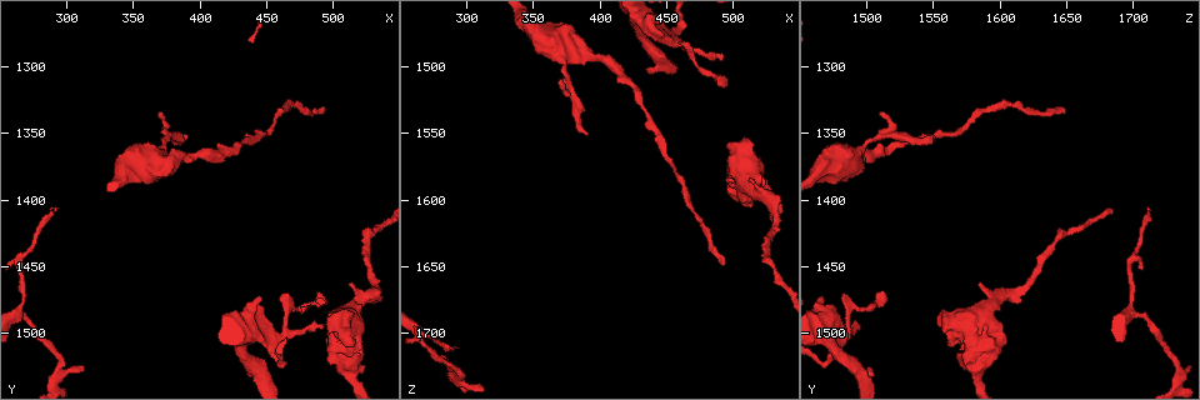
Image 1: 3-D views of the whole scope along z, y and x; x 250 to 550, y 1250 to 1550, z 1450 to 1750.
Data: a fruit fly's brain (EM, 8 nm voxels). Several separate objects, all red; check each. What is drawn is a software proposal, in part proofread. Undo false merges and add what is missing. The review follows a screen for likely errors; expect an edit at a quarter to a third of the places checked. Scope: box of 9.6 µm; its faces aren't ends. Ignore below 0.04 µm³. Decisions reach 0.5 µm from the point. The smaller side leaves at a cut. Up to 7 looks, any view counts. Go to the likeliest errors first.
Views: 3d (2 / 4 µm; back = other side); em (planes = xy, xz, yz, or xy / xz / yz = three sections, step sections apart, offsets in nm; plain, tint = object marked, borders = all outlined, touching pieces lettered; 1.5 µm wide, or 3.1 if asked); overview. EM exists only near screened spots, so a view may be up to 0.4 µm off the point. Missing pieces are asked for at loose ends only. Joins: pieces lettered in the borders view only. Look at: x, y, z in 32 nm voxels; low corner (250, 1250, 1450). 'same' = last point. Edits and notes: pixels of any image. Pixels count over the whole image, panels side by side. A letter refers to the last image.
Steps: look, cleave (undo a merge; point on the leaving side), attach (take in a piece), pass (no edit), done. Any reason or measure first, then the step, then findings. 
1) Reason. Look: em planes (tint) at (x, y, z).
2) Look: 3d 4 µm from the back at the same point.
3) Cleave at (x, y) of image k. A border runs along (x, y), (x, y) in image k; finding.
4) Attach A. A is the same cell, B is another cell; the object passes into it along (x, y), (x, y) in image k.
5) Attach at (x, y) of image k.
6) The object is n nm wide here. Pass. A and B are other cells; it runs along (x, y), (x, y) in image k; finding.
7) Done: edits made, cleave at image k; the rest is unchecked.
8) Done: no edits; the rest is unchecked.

Free end. Look: 3d 4 µm at (392, 1354, 1552).

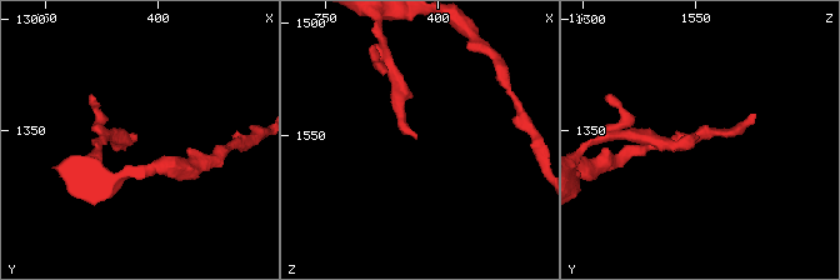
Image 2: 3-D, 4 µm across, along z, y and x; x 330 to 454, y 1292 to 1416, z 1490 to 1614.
Now the EM. Look: em planes (plain) at (390, 1353, 1550).

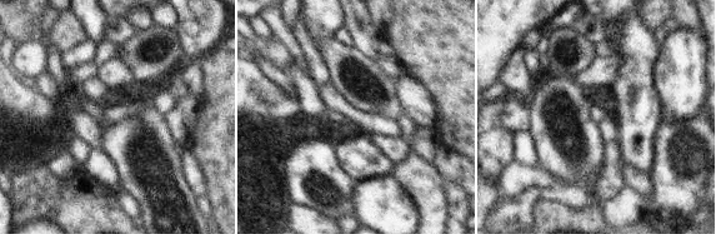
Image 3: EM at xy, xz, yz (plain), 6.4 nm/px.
Look: em planes (borders) at the same point.

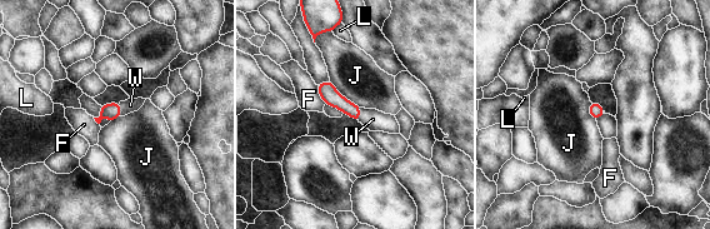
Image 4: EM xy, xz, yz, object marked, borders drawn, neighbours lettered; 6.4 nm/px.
Attach W. W is the same cell, F, J and L are other cells; the object passes into it along (110, 111), (119, 109), (130, 105) in image 4; the cell continues.

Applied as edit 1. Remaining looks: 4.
Redraw. Look: overview.

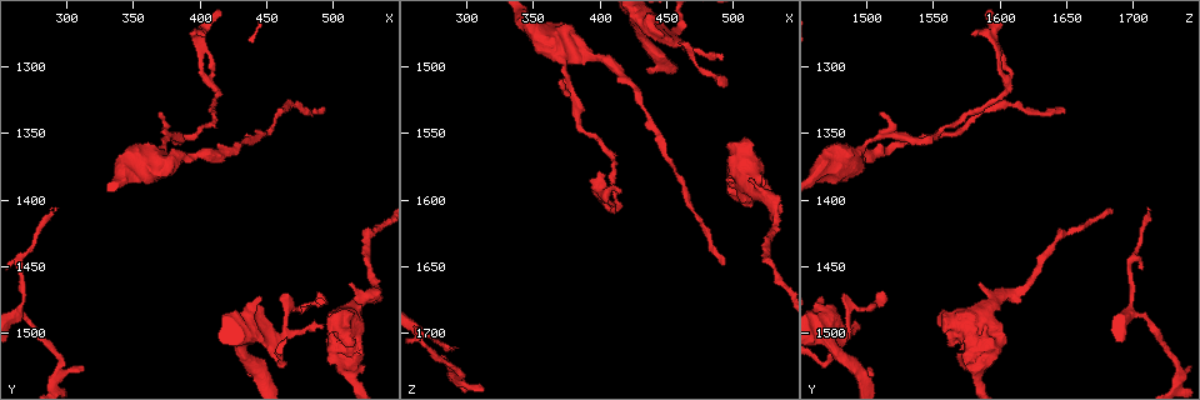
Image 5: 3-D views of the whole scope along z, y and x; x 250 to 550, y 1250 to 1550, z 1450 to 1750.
Sharp bend. Look: em planes (tint) at (464, 1502, 1484).

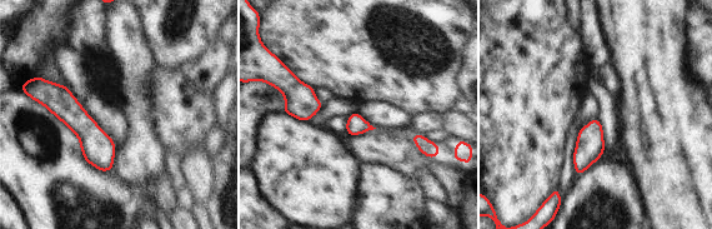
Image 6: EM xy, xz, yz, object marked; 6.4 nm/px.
What lies round it. Look: em planes (borders) at the same point.

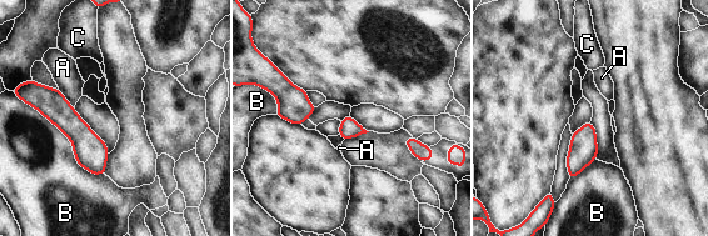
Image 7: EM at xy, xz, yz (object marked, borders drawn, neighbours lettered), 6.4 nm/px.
Pass. A, B and C are other cells; it runs along (50, 93), (100, 170) in image 7; all the same cell.

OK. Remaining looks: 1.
Done: edits made, attach at image 4; the rest is unchecked.

